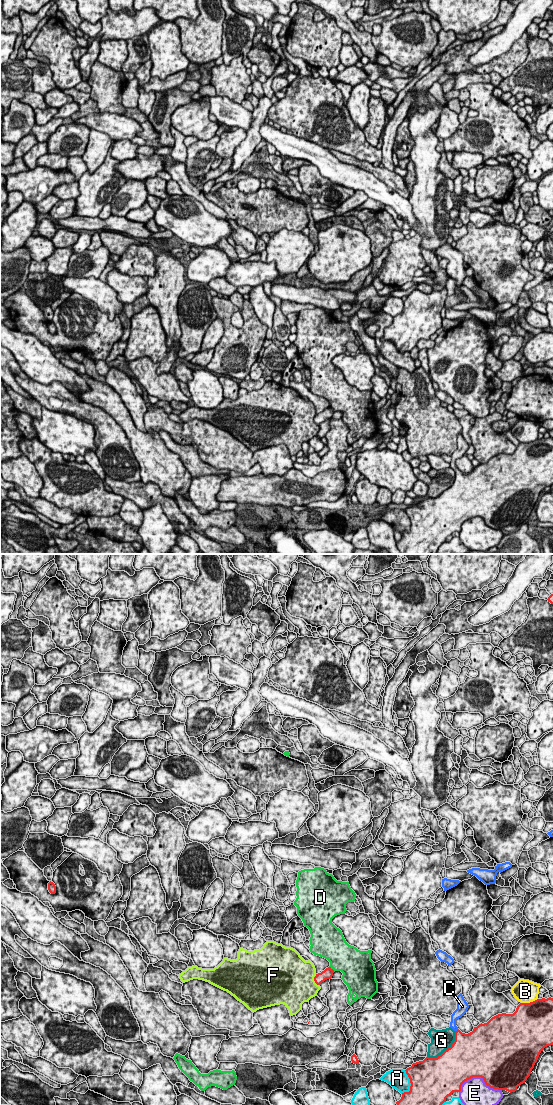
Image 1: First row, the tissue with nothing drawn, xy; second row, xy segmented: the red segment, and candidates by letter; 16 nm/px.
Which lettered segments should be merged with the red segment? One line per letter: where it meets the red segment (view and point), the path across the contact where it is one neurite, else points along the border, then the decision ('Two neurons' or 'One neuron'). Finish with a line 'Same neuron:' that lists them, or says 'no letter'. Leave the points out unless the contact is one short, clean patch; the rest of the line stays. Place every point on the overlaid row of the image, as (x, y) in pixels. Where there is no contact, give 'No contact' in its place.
A: Touches red at xy (411, 1084). Two neurons
B: Touches red at xy (530, 1002). Two neurons
C: Touches red at xy (457, 1030). Path across: xy (464, 1043), (457, 1030), (453, 1026), (456, 1015). One neuron
D: Touches red at xy (332, 969). Two neurons
E: Touches red at xy (478, 1076). Two neurons
F: Touches red at xy (314, 980). Two neurons
G: Touches red at xy (447, 1049). Two neurons
Same neuron: C

